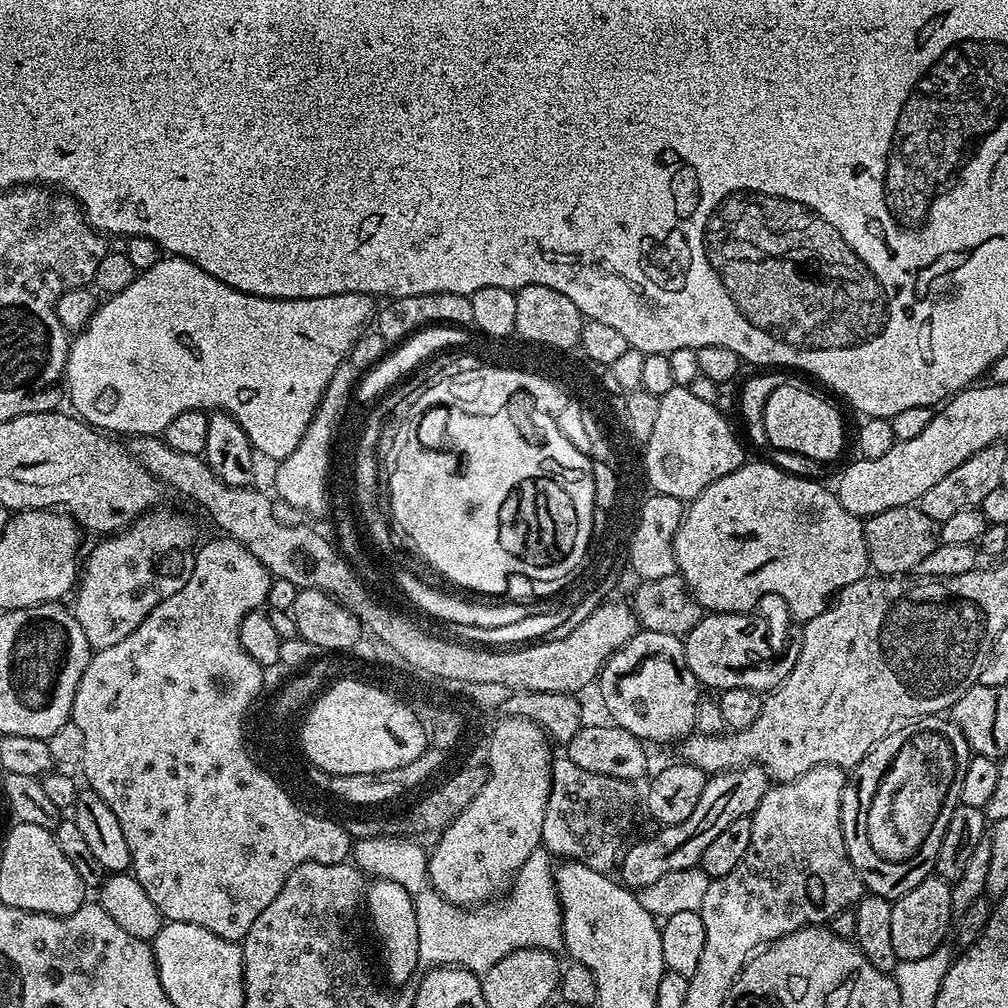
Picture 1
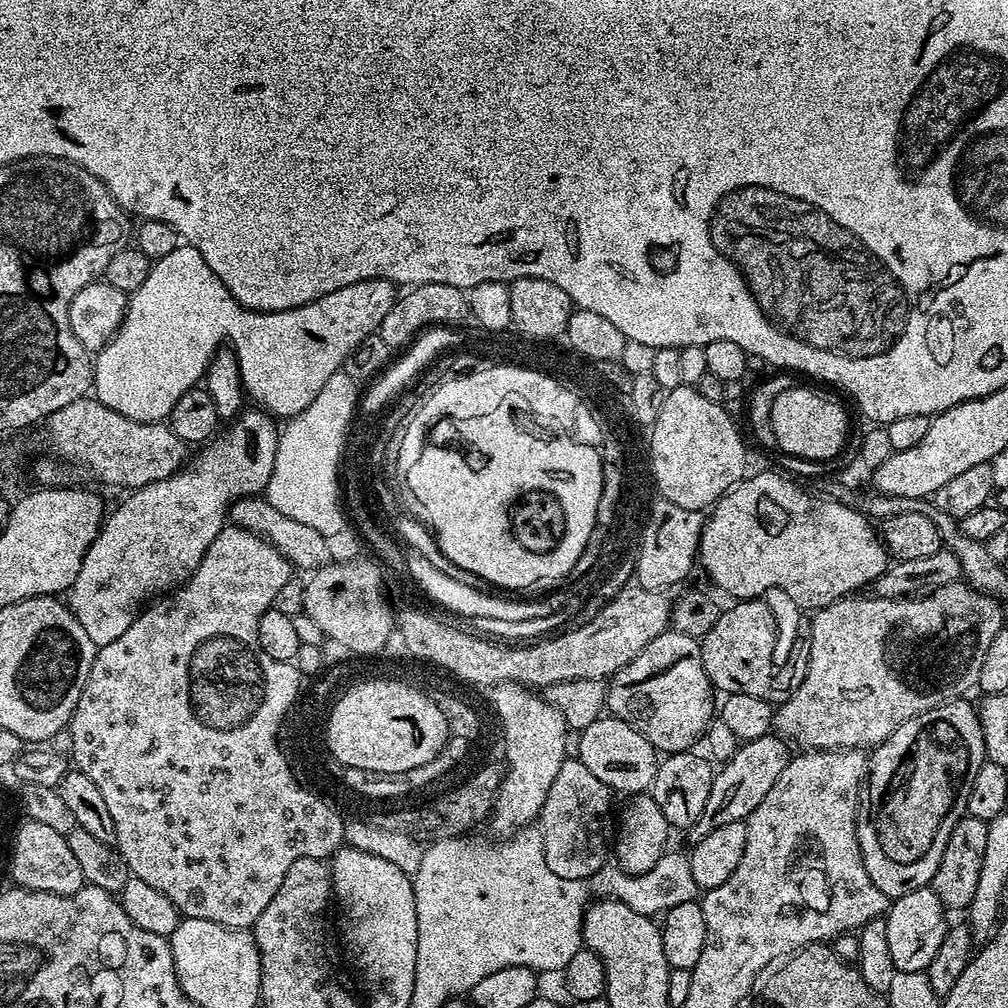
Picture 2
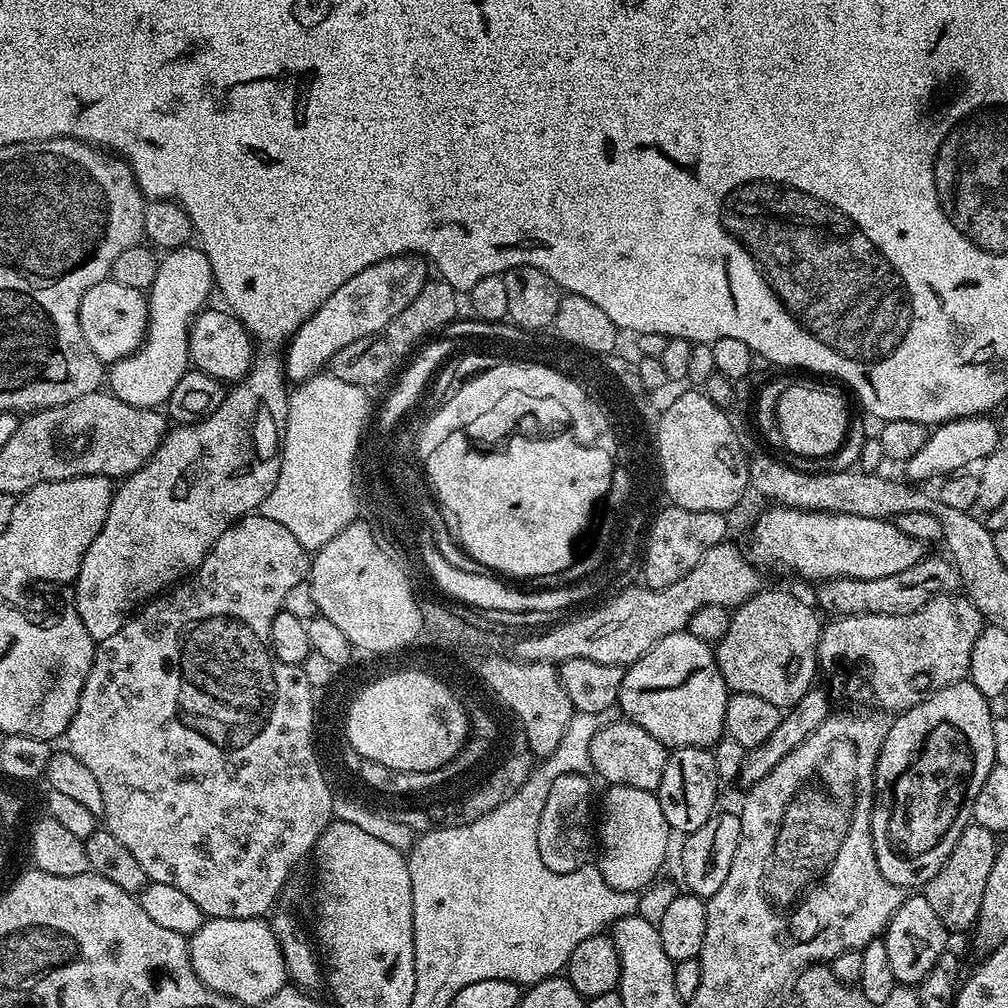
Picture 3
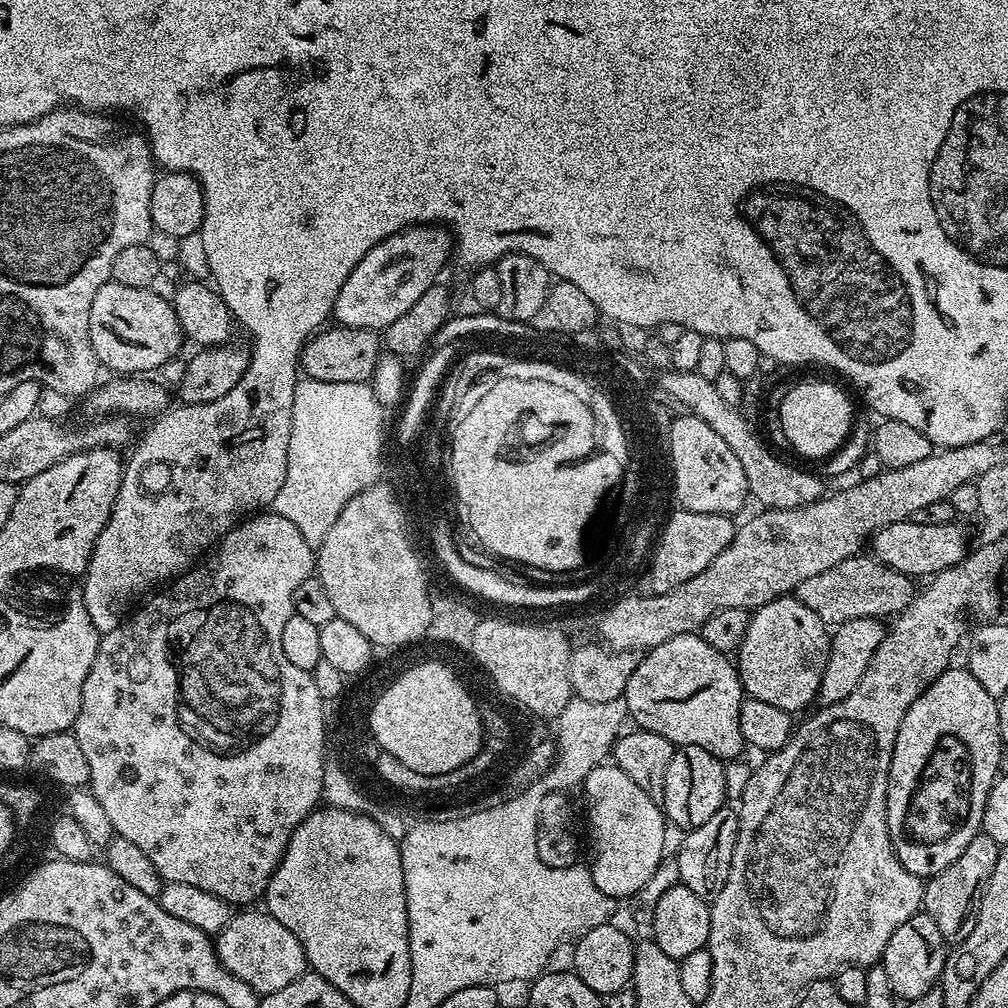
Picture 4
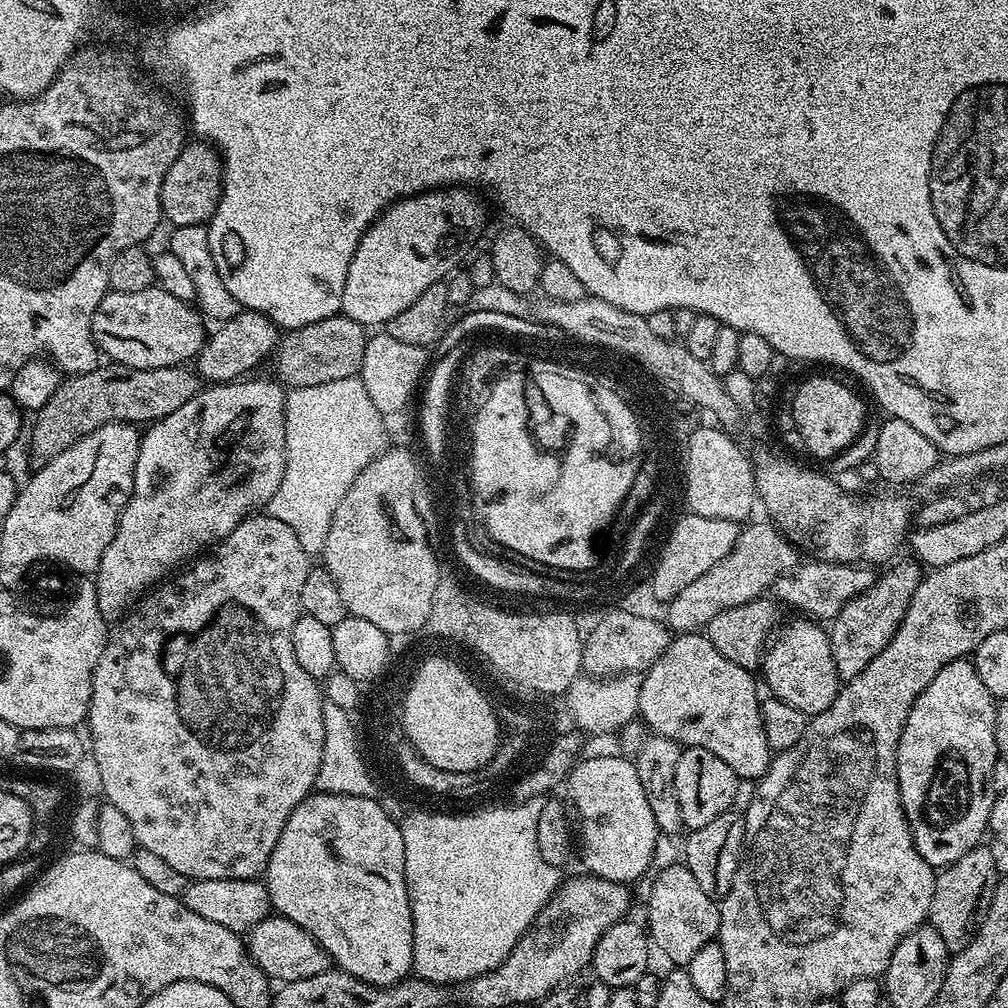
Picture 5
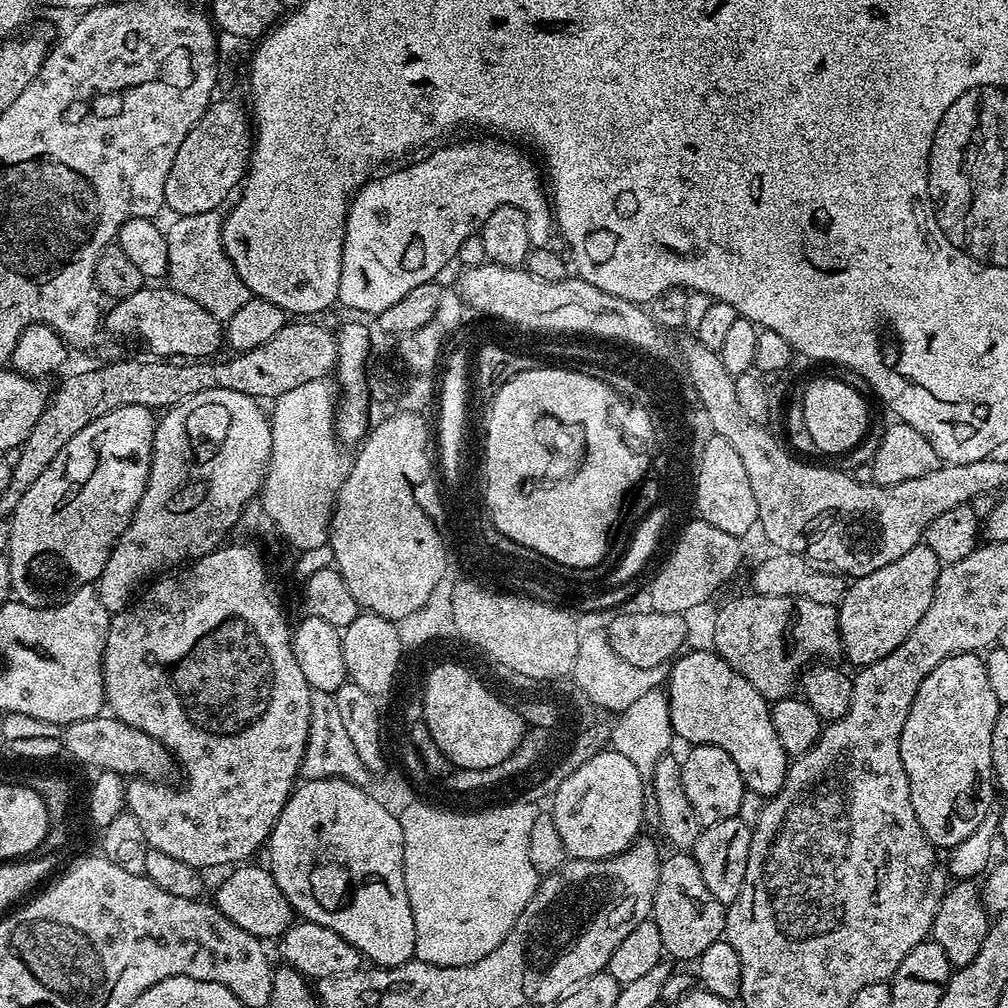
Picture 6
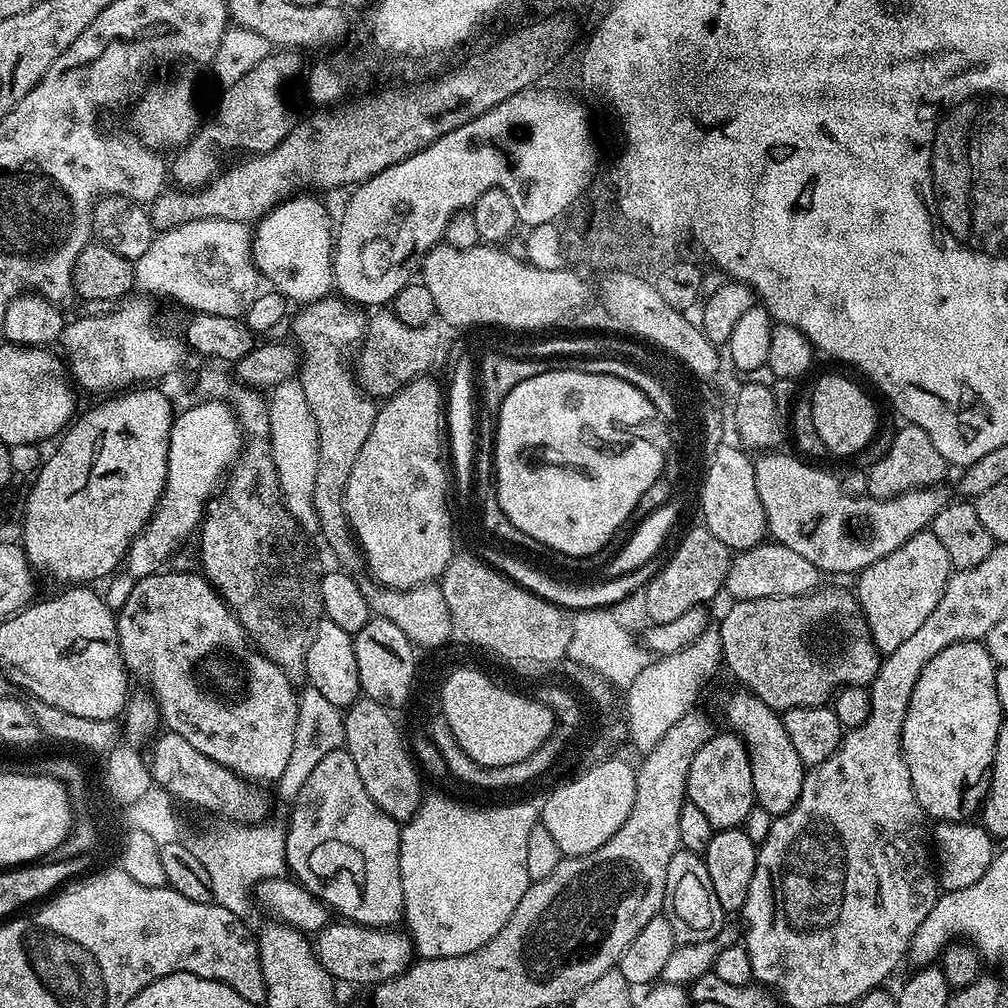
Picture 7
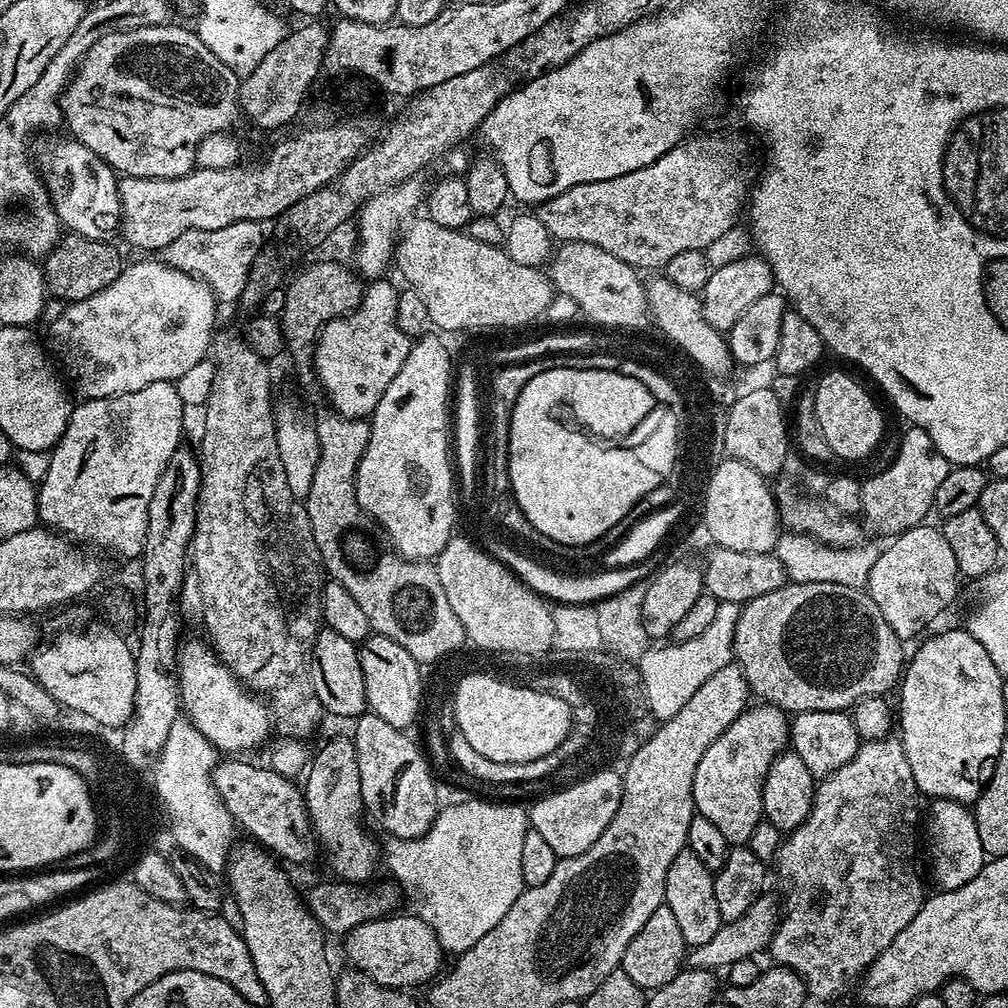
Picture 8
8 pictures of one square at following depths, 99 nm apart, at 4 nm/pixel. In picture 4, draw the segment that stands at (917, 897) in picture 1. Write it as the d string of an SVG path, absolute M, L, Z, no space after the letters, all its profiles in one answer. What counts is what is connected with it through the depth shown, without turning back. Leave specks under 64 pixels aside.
M921 910L906 918L906 922L894 930L890 942L886 942L882 957L882 966L890 977L890 986L896 997L907 1002L920 998L931 988L937 987L949 951L950 945L942 938L934 918L930 918L927 912Z

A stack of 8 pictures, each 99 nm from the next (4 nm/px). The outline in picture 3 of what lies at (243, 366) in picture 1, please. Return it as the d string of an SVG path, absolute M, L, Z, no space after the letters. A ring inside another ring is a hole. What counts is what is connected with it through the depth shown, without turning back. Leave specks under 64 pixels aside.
M173 248L165 256L168 257L160 260L158 274L147 293L148 333L144 335L143 344L137 352L116 361L106 372L106 384L112 395L139 408L159 409L167 405L174 386L178 386L178 378L189 371L188 328L209 303L208 295L214 292L212 267L203 248ZM411 254L391 256L374 266L366 266L366 270L362 270L362 274L354 274L354 278L350 278L350 282L338 286L338 290L334 290L334 294L330 294L330 298L326 298L326 302L322 302L322 306L318 306L315 314L306 322L302 322L300 329L287 341L288 353L283 353L282 356L287 379L292 382L308 380L323 369L320 368L323 364L325 367L331 362L334 354L338 350L342 350L342 346L350 346L350 342L363 336L383 333L384 327L392 321L394 314L406 310L406 306L410 306L410 302L414 302L418 290L422 290L426 279L424 268L426 269L426 264L421 257Z

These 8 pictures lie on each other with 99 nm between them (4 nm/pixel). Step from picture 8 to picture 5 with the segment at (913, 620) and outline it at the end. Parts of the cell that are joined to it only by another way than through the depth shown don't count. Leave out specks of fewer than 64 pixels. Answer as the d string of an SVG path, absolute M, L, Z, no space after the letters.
M916 562L911 563L893 563L891 567L884 570L889 572L881 571L870 586L870 590L846 602L846 606L842 606L836 619L831 621L830 635L834 650L834 666L841 681L847 682L862 674L862 670L866 670L866 666L870 666L870 662L874 662L874 658L878 658L878 654L886 650L890 638L894 638L922 579L921 565Z

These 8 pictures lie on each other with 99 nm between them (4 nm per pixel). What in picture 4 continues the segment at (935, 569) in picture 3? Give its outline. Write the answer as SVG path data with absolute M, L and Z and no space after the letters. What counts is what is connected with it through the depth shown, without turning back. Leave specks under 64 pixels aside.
M857 554L840 560L834 566L830 566L830 570L822 570L822 574L814 574L814 578L806 578L806 582L799 584L795 590L796 599L802 602L802 606L810 606L810 610L814 610L814 614L818 614L818 618L822 618L822 622L829 626L839 626L858 618L892 618L903 612L918 591L917 585L912 585L915 584L913 577L893 568L887 568L876 559L875 555L864 555Z

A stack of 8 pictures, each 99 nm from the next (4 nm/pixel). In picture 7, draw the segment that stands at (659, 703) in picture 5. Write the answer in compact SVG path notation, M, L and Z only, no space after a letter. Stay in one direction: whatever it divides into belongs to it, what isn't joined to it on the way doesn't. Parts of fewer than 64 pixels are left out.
M739 691L734 693L724 704L724 720L729 724L725 725L739 736L748 748L750 774L754 778L754 794L757 805L766 809L775 818L789 812L794 806L794 802L798 802L798 794L802 792L802 782L806 775L806 765L802 762L802 758L798 758L794 746L790 743L790 734L786 734L781 713L777 712L775 708L766 706L766 702L762 702L751 692Z

